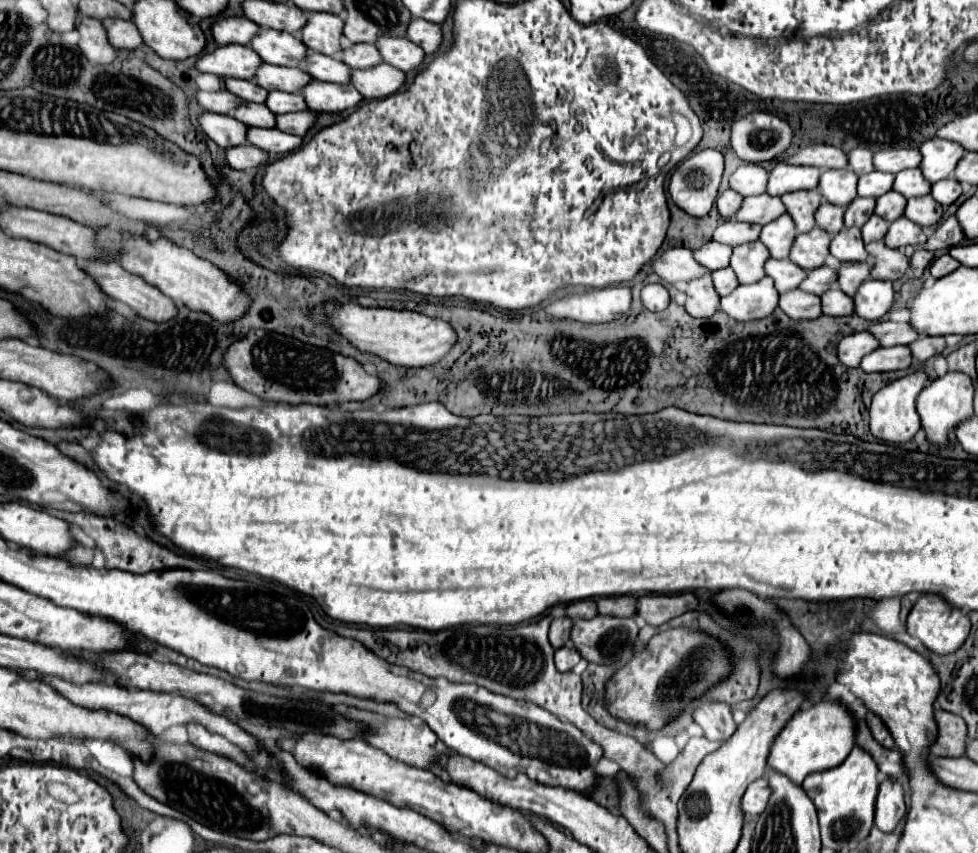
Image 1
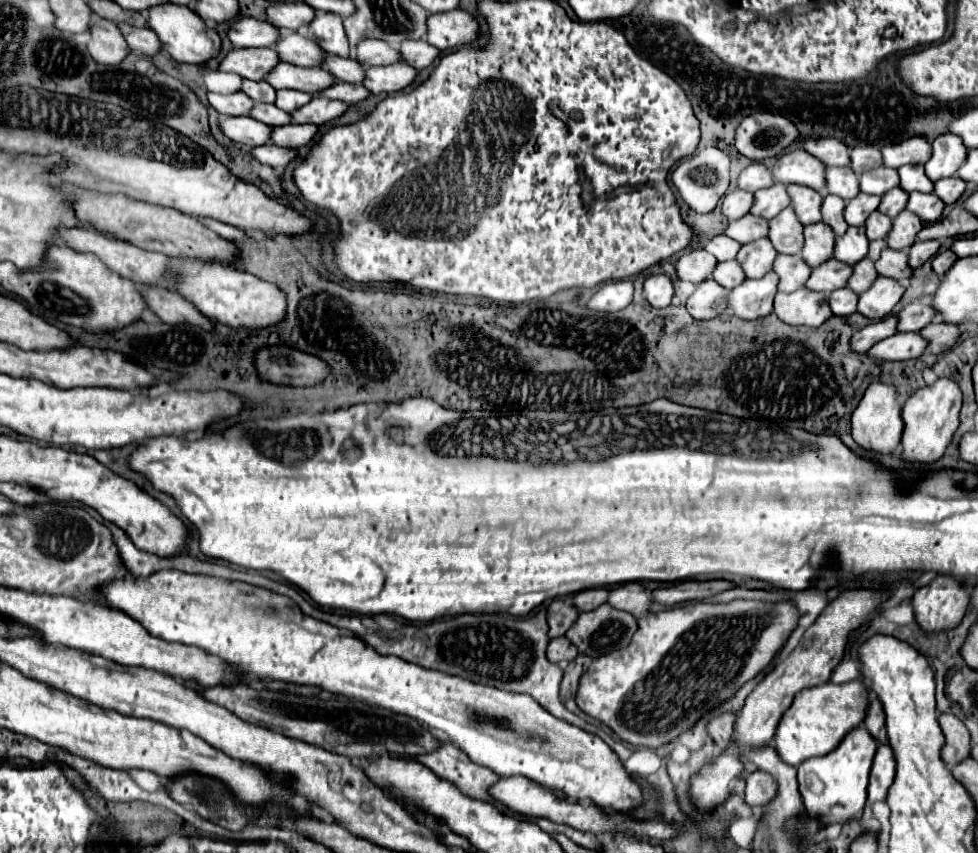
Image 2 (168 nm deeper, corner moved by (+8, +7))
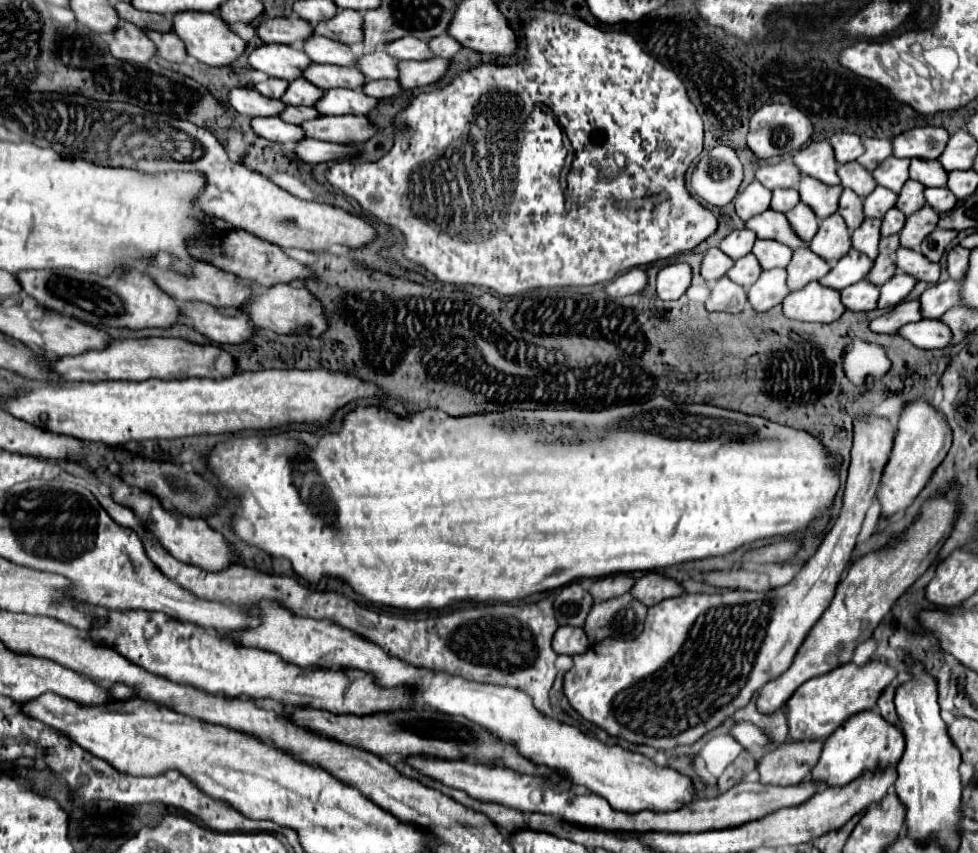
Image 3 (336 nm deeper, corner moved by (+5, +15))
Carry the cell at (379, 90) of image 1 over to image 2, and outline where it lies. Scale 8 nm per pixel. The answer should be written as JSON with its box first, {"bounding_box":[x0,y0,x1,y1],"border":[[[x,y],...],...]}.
{"bounding_box":[364,63,418,93],"border":[[[394,63],[384,67],[368,67],[364,87],[370,89],[370,93],[396,93],[412,85],[418,71],[412,69],[408,63]]]}

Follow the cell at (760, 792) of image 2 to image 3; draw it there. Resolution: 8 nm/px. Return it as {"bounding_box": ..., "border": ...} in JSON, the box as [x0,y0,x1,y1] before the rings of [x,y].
{"bounding_box":[757,743,823,785],"border":[[[783,743],[757,763],[759,781],[765,785],[797,785],[813,769],[823,743]]]}

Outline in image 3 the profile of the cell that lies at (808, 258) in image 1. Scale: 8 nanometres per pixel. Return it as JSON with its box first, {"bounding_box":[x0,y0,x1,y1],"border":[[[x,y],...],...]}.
{"bounding_box":[809,213,851,263],"border":[[[839,213],[825,217],[809,247],[827,263],[835,263],[839,257],[843,257],[851,249],[851,233],[843,217]]]}

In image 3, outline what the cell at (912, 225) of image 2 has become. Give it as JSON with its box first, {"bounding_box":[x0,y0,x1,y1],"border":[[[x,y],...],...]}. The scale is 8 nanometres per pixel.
{"bounding_box":[901,205,939,249],"border":[[[929,205],[921,207],[915,215],[909,215],[905,221],[905,227],[901,229],[901,247],[915,249],[921,245],[921,241],[937,227],[939,213],[931,209]]]}

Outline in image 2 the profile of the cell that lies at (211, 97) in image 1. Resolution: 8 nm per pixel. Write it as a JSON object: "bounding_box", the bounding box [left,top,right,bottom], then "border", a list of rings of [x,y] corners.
{"bounding_box":[208,91,254,117],"border":[[[242,91],[232,93],[232,95],[208,93],[208,101],[210,101],[210,105],[212,105],[218,113],[222,113],[222,115],[226,115],[226,117],[232,117],[232,115],[234,115],[234,117],[250,115],[252,105],[254,105],[254,101],[252,101],[246,93],[242,93]]]}

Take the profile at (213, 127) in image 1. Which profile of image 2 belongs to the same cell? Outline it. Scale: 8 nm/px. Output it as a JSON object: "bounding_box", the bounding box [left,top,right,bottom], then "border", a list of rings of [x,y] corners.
{"bounding_box":[220,117,272,147],"border":[[[220,117],[220,127],[226,137],[248,147],[260,147],[270,143],[272,127],[252,119],[252,117]]]}

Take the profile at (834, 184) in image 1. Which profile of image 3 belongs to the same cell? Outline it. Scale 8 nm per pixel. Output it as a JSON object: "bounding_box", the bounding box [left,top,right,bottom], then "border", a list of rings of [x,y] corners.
{"bounding_box":[837,161,877,197],"border":[[[857,161],[839,165],[837,175],[841,177],[841,185],[853,189],[859,197],[867,197],[877,187],[871,173],[867,169],[863,169]]]}

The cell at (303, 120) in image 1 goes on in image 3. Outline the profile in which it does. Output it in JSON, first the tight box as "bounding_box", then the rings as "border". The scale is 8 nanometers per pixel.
{"bounding_box":[315,89,377,115],"border":[[[329,89],[317,101],[315,109],[321,115],[367,115],[377,105],[377,99],[367,97],[361,89]]]}

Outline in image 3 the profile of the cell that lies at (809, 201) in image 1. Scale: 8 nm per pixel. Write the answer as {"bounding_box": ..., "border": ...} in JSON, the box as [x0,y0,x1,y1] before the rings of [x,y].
{"bounding_box":[797,175,843,219],"border":[[[803,175],[801,181],[797,183],[797,191],[801,195],[801,201],[807,203],[819,219],[837,211],[837,201],[839,201],[841,189],[843,189],[841,185],[829,187],[813,177],[807,177],[807,175]]]}

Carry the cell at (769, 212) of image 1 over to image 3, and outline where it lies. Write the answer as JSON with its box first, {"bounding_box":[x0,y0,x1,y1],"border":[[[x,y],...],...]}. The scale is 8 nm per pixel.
{"bounding_box":[771,189,799,213],"border":[[[773,189],[773,199],[771,199],[771,209],[787,213],[799,203],[799,193],[797,189]]]}

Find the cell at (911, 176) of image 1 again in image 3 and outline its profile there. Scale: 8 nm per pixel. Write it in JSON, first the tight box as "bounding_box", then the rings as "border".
{"bounding_box":[909,159,947,187],"border":[[[911,159],[909,177],[925,187],[945,187],[947,183],[947,173],[939,167],[939,161],[927,159]]]}

